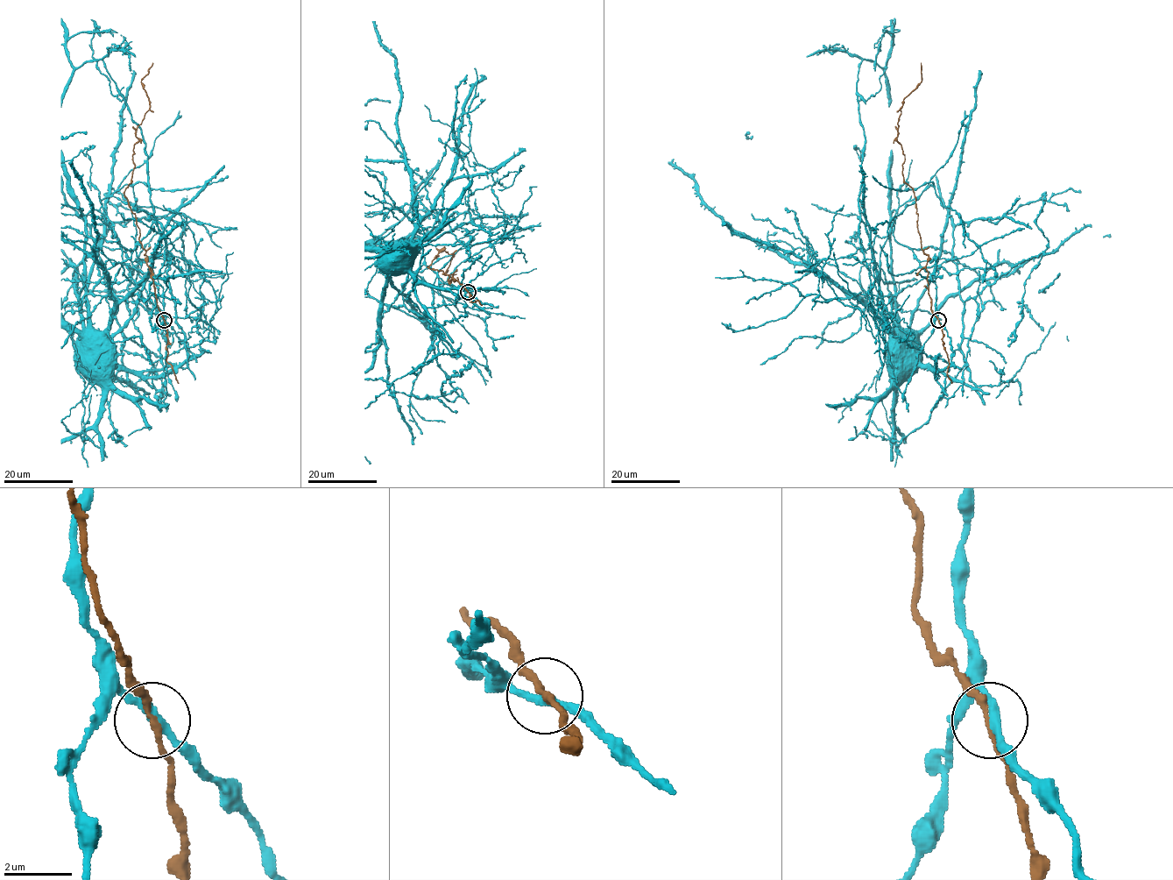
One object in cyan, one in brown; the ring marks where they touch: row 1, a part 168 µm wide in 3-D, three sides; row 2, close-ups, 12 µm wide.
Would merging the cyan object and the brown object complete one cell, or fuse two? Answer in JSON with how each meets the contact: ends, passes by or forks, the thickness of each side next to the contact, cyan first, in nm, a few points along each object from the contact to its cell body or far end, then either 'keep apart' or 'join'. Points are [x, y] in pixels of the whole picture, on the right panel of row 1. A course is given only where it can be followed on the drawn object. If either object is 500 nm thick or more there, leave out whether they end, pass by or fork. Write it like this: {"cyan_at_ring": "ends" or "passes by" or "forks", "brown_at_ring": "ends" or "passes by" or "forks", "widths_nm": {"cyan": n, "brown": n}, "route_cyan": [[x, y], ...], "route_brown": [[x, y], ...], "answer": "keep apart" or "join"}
{"cyan_at_ring": "passes by", "brown_at_ring": "passes by", "widths_nm": {"cyan": 240, "brown": 180}, "route_cyan": [[938, 320], [936, 285], [911, 249], [936, 247], [940, 256], [905, 338], [900, 340]], "route_brown": [[938, 320], [896, 138], [921, 63]], "answer": "keep apart"}

